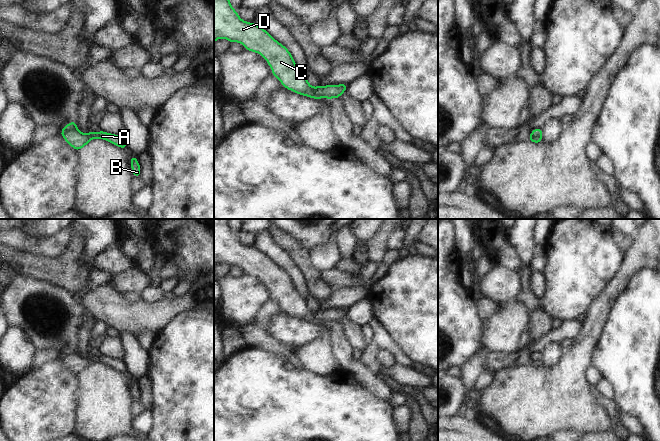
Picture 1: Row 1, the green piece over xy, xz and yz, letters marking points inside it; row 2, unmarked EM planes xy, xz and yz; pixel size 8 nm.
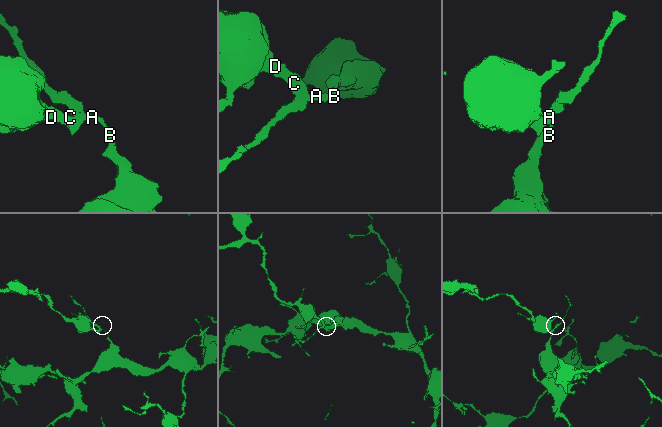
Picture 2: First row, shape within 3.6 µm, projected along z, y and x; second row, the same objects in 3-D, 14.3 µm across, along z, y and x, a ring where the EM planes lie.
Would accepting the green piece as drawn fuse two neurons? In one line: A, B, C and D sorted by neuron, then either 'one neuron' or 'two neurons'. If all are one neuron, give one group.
A B / C D; two neurons

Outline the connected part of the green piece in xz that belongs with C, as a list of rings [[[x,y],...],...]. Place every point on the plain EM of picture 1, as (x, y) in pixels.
[[[214,219],[214,267],[224,262],[241,267],[246,275],[260,278],[282,311],[296,318],[317,323],[306,299],[294,286],[289,274],[257,248],[242,244],[234,234],[229,219]]]

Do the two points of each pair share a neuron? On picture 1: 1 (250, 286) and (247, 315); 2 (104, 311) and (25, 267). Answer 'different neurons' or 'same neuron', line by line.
1: same neuron
2: same neuron

